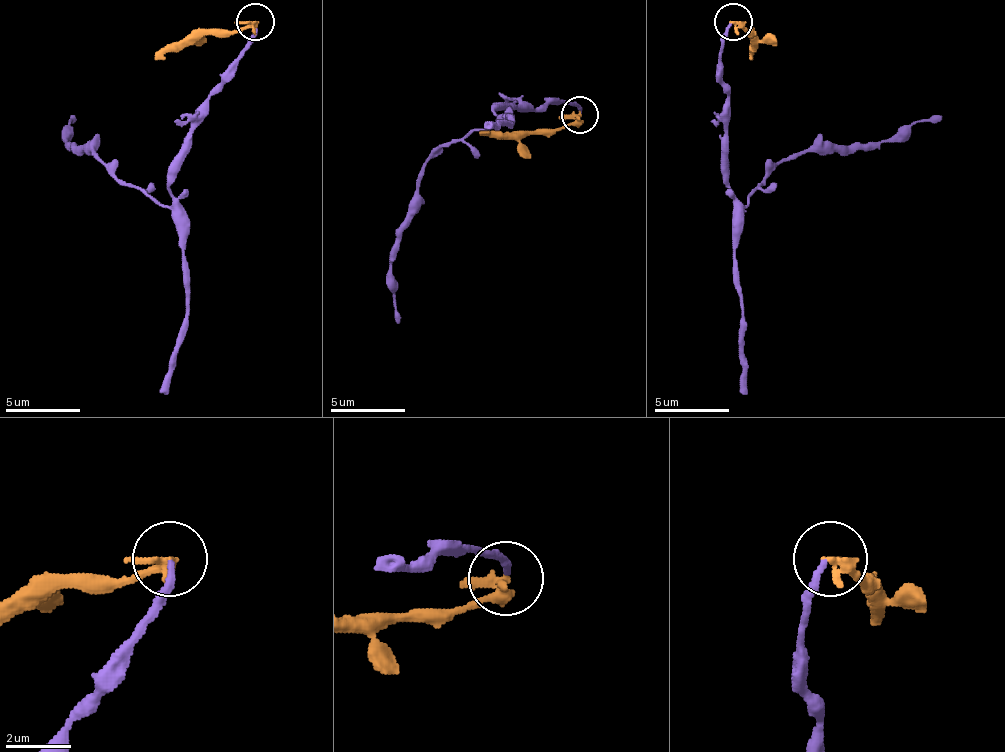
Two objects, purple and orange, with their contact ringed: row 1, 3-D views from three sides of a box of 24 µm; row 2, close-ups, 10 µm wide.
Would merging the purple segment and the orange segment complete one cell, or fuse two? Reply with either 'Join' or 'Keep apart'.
Keep apart

